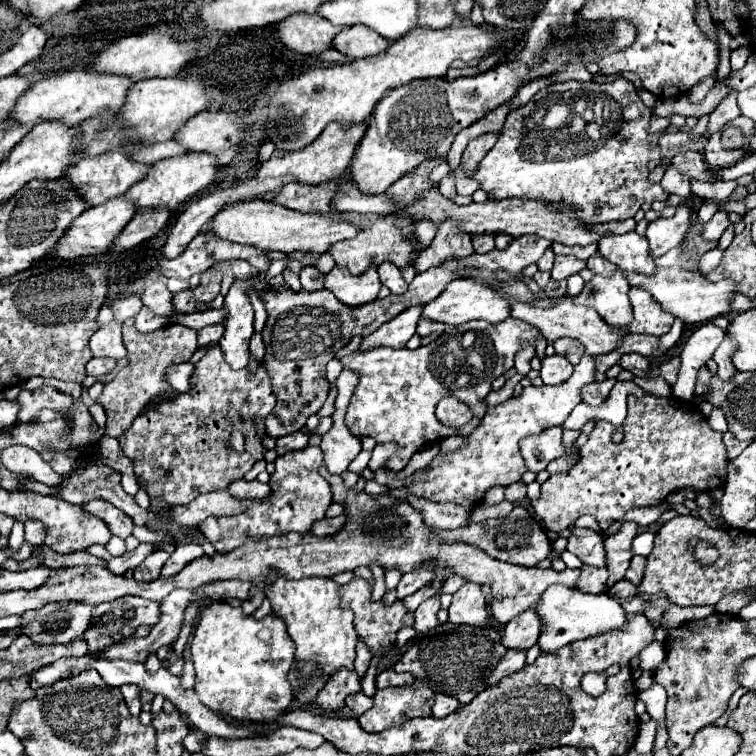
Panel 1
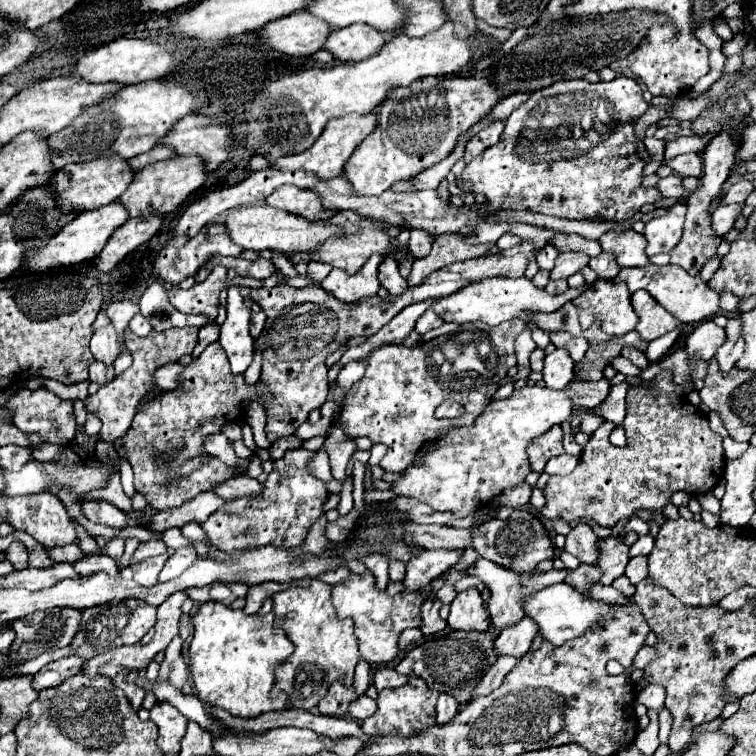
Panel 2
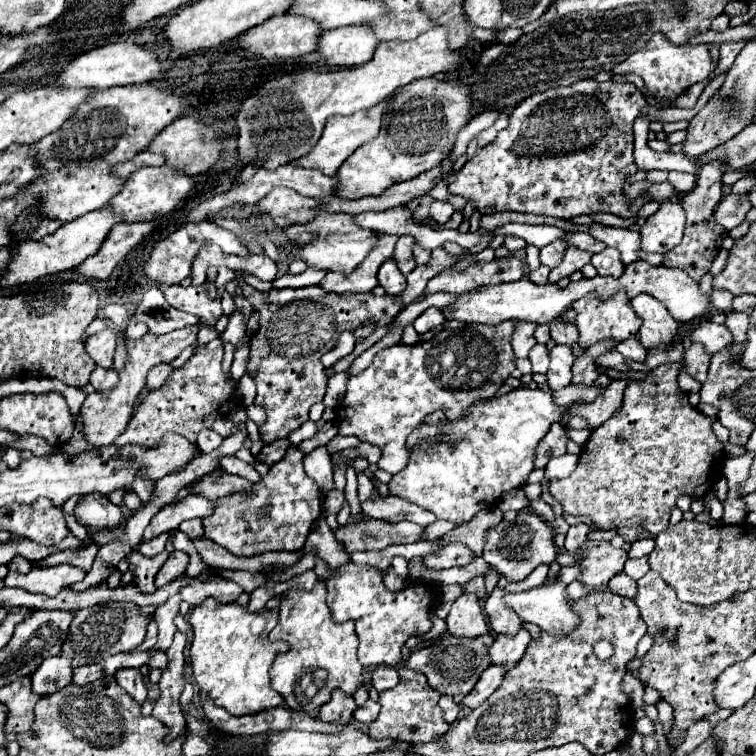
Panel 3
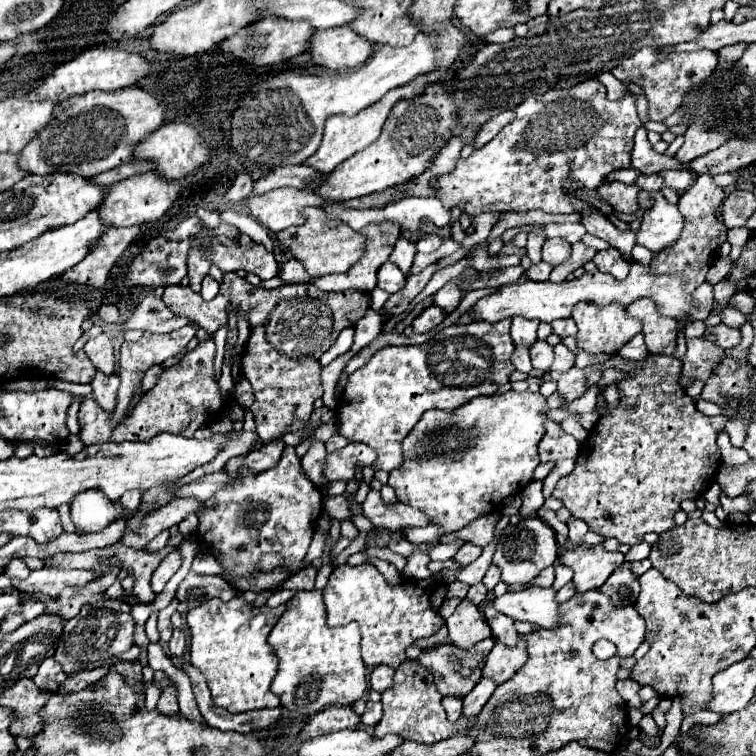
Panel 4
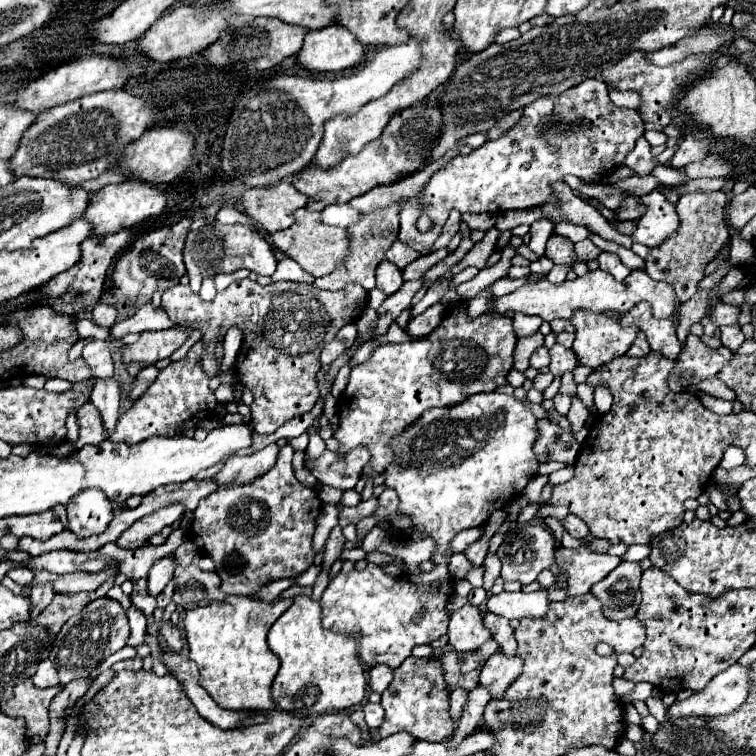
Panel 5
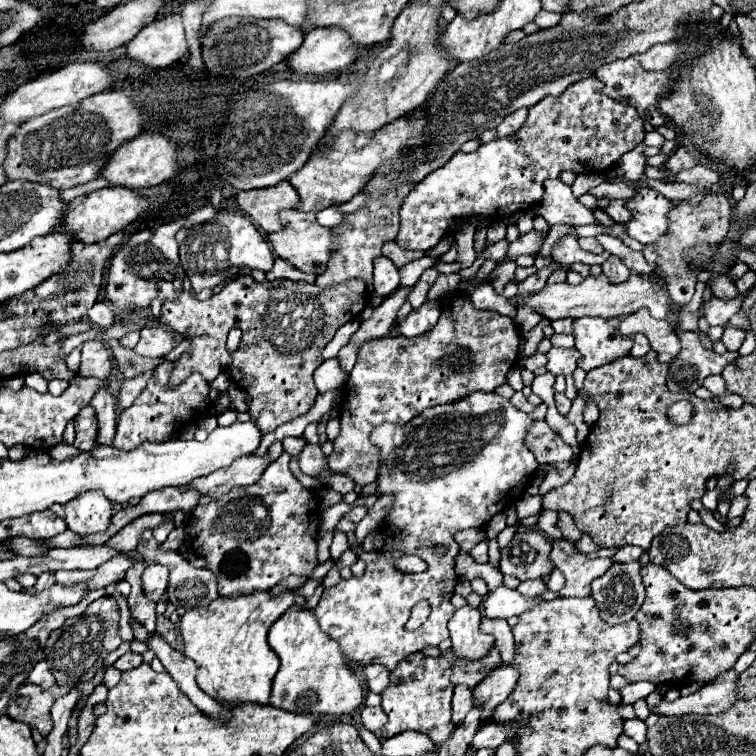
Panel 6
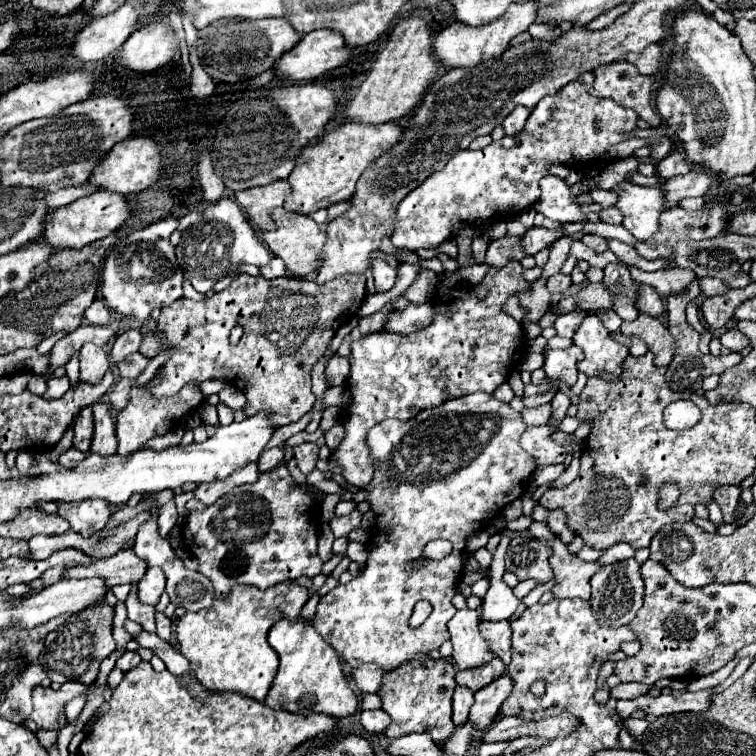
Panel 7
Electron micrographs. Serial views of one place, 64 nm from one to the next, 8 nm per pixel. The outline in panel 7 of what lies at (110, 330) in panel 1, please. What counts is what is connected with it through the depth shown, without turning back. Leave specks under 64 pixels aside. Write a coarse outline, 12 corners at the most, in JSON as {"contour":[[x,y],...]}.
{"contour":[[102,346],[80,350],[80,380],[100,382],[110,360]]}

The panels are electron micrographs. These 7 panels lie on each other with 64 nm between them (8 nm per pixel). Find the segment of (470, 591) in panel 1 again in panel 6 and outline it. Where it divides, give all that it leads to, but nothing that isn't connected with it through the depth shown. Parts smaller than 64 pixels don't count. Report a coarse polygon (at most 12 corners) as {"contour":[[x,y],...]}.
{"contour":[[464,606],[448,622],[452,652],[482,658],[494,638],[480,630],[478,608]]}

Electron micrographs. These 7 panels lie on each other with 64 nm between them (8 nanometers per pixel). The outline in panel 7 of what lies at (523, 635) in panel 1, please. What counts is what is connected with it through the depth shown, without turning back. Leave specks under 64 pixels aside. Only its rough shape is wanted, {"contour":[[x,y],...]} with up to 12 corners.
{"contour":[[508,672],[474,694],[470,718],[478,730],[492,724],[512,692]]}

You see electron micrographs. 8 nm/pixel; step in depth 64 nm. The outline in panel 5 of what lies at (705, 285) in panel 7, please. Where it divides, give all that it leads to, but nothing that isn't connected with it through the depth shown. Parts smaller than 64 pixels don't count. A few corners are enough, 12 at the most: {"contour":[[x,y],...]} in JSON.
{"contour":[[740,288],[722,296],[724,304],[744,306],[744,290]]}

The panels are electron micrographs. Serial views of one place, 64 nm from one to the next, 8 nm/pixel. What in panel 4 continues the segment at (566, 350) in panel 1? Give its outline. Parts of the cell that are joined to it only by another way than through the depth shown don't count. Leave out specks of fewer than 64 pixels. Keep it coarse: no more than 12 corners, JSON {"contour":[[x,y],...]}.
{"contour":[[574,320],[552,322],[552,332],[558,338],[576,338]]}

